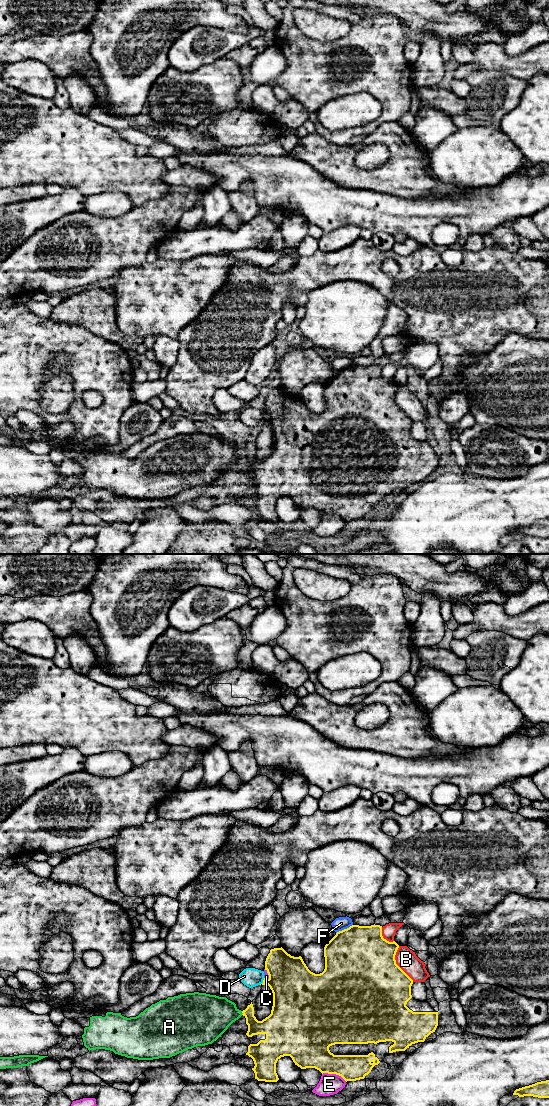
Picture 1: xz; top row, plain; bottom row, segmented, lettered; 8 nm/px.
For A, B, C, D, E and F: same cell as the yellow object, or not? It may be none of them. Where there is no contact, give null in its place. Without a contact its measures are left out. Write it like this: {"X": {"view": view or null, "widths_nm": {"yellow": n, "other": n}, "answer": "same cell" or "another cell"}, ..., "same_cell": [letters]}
{"A": {"view": "xz", "widths_nm": {"yellow": 150, "other": 320}, "answer": "another cell"}, "B": {"view": "xz", "widths_nm": {"yellow": 500, "other": 170}, "answer": "another cell"}, "C": {"view": "xz", "widths_nm": {"yellow": 380, "other": 50}, "answer": "another cell"}, "D": {"view": "xz", "widths_nm": {"yellow": 360, "other": 160}, "answer": "another cell"}, "E": {"view": "xz", "widths_nm": {"yellow": 280, "other": 170}, "answer": "another cell"}, "F": {"view": "xz", "widths_nm": {"yellow": 500, "other": 110}, "answer": "another cell"}, "same_cell": []}

